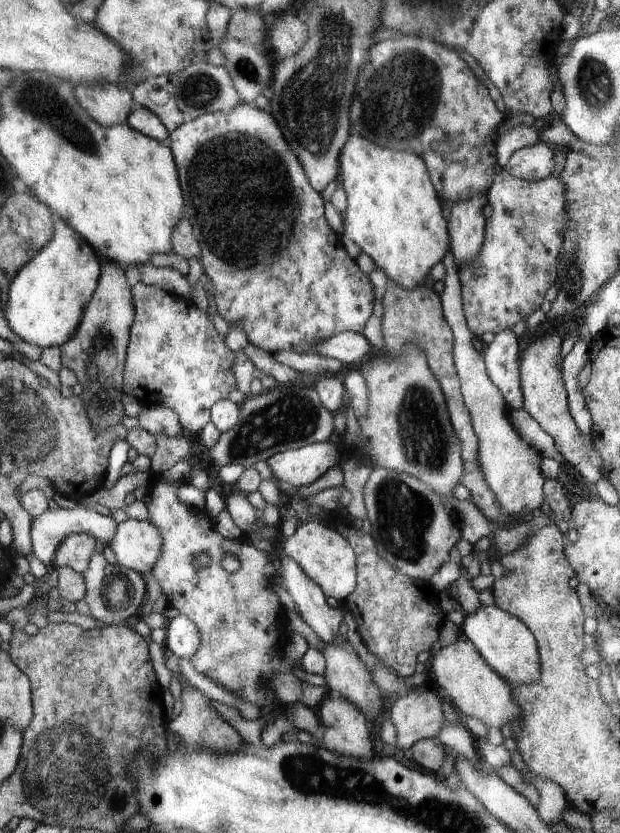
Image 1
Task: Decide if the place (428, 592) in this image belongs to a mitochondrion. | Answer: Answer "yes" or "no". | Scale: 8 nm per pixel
no

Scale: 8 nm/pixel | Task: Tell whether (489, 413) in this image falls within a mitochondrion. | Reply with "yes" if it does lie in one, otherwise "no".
no

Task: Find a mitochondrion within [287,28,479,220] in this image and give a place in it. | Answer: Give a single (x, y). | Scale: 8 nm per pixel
(408, 84)

